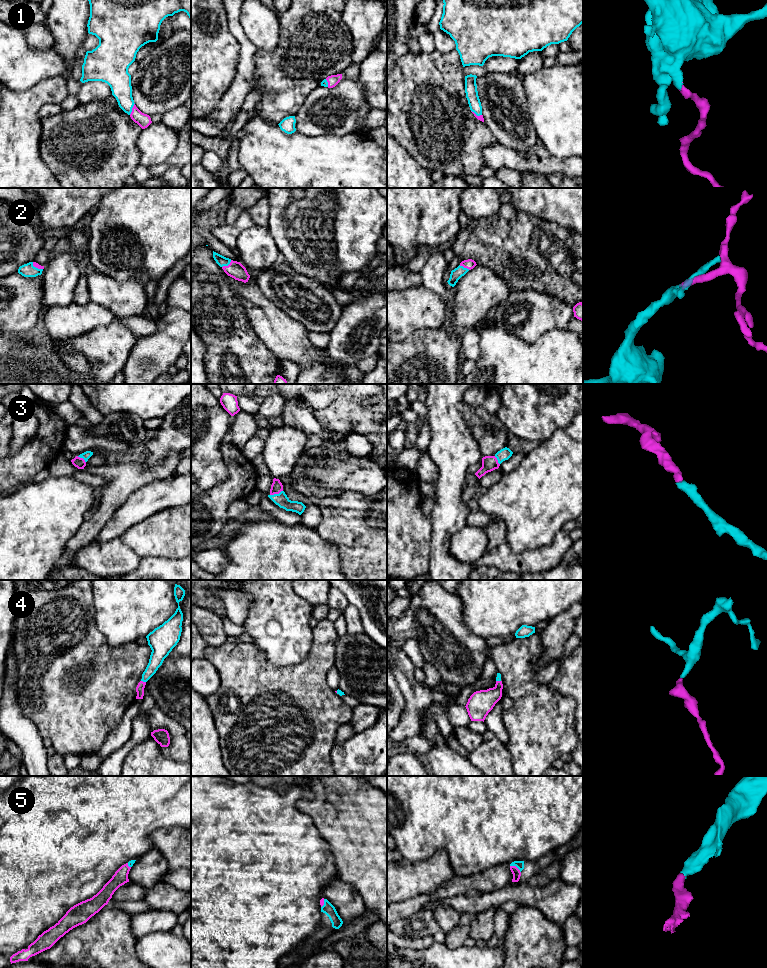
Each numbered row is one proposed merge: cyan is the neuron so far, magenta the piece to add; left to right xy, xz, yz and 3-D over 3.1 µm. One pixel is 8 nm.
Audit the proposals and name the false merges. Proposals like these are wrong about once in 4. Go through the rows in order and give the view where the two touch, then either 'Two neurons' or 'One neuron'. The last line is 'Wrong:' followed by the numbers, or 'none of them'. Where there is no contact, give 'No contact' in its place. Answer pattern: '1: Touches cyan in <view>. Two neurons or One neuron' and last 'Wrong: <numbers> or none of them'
1: Touches cyan in xy. One neuron
2: Touches cyan in xz. One neuron
3: Touches cyan in xz. One neuron
4: Touches cyan in xy. One neuron
5: Touches cyan in yz. One neuron
Wrong: none of them

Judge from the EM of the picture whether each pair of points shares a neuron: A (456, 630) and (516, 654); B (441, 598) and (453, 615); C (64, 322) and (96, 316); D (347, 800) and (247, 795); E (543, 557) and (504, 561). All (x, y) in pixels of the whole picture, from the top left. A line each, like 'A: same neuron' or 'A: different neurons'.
A: different neurons
B: same neuron
C: same neuron
D: different neurons
E: same neuron

